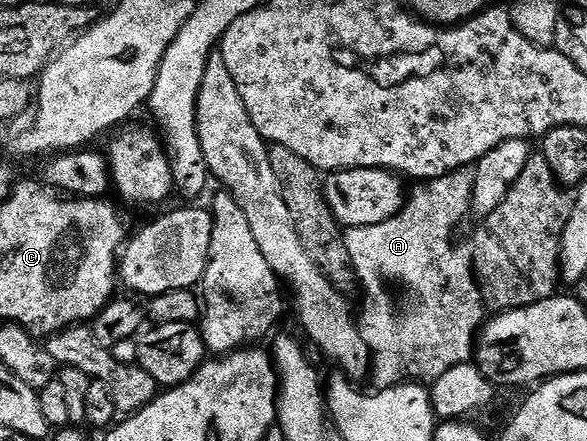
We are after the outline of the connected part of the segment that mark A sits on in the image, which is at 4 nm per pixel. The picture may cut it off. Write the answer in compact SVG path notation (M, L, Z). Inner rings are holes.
M473 165L458 168L439 180L425 181L415 188L418 189L409 193L401 212L392 219L374 226L349 229L345 233L345 245L348 246L354 272L361 280L361 287L369 293L362 308L359 307L356 319L360 338L371 352L370 380L377 391L409 382L431 384L454 366L469 363L477 334L486 320L486 307L474 274L473 243L468 237L468 220L473 217L472 192L475 189ZM385 280L400 284L407 291L400 310L393 296L381 288L380 284Z

